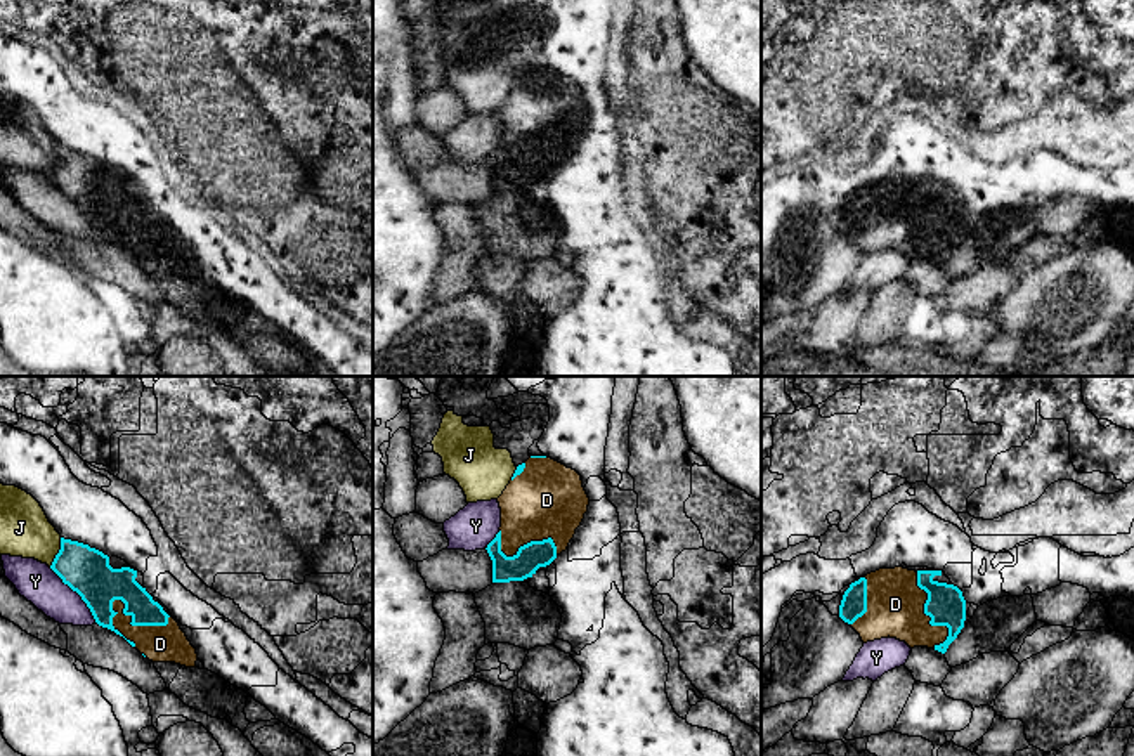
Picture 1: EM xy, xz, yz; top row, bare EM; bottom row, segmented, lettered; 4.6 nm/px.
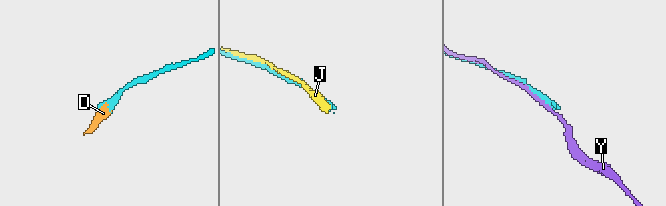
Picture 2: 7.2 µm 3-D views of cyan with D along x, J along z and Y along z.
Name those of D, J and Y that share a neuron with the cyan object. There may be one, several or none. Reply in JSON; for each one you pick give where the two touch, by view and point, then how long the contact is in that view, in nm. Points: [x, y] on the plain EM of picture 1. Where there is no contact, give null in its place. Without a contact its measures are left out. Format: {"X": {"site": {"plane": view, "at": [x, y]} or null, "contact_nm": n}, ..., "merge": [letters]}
{"D": {"site": {"plane": "xy", "at": [136, 236]}, "contact_nm": 280}, "merge": ["D"]}

